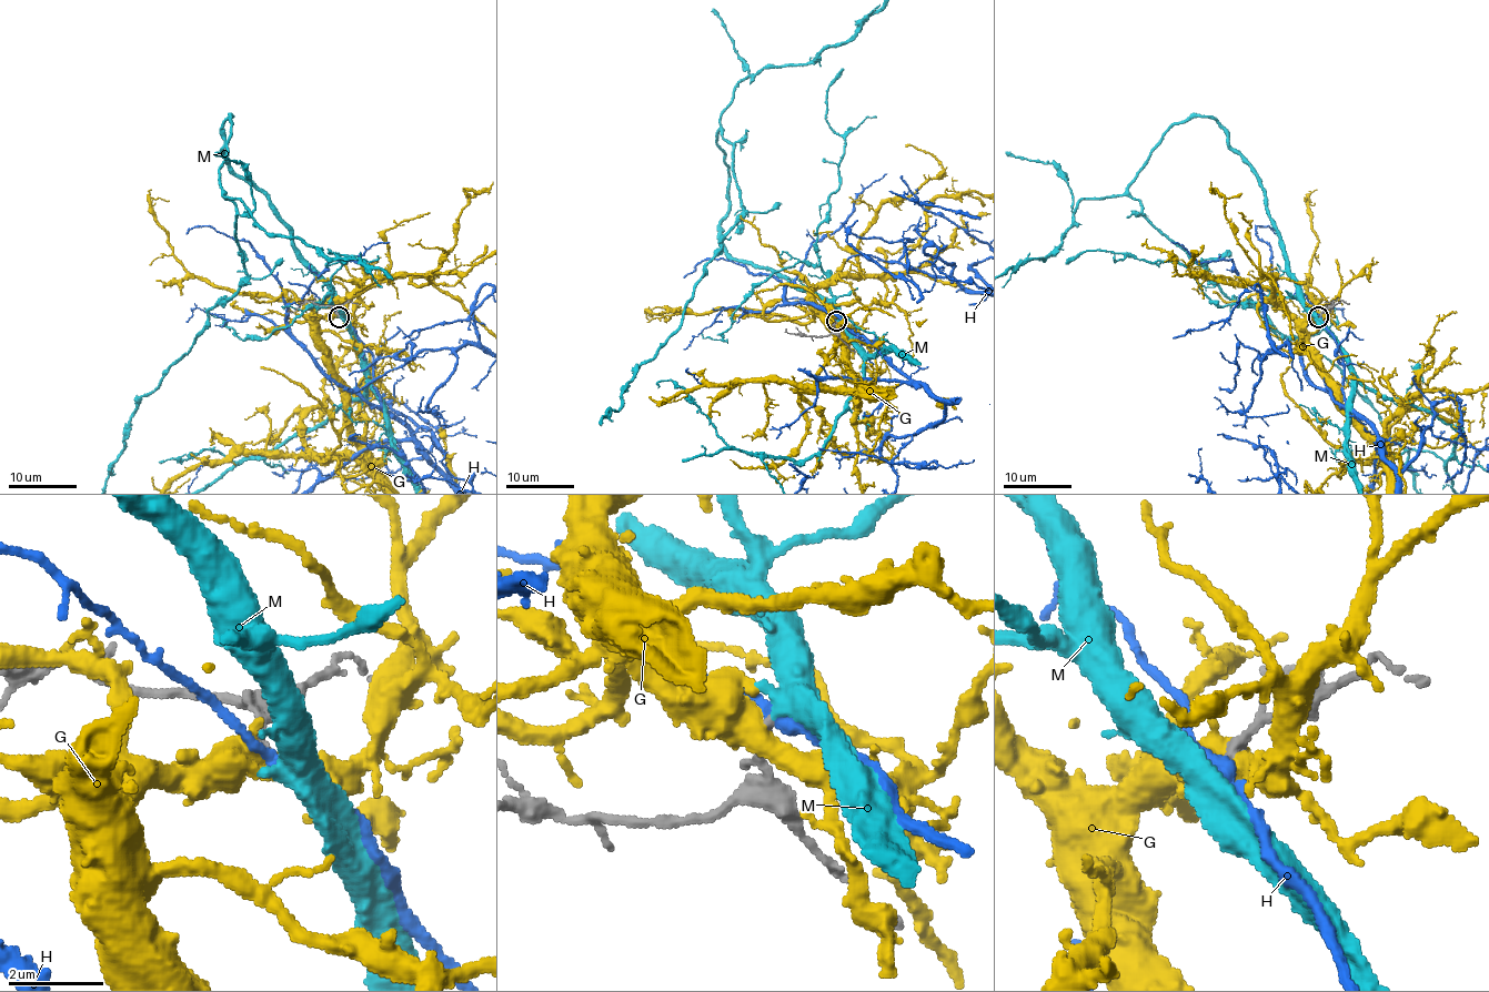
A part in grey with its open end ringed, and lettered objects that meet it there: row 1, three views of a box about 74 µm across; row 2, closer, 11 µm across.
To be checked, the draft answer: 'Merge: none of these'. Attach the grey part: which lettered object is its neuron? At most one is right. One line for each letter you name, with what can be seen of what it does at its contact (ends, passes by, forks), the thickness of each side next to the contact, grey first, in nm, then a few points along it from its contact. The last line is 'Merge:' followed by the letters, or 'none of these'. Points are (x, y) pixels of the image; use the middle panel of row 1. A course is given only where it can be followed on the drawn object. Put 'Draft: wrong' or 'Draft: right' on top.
Draft: wrong
M: it passes by; calibres 240 and 400 nm
Merge: M

